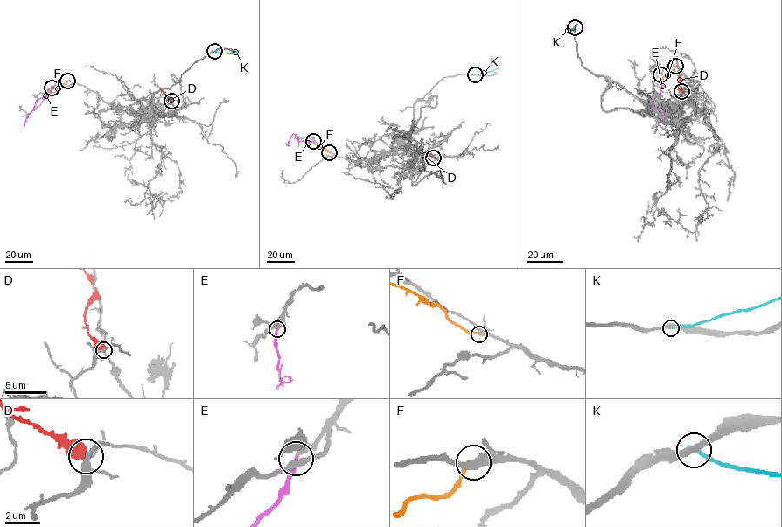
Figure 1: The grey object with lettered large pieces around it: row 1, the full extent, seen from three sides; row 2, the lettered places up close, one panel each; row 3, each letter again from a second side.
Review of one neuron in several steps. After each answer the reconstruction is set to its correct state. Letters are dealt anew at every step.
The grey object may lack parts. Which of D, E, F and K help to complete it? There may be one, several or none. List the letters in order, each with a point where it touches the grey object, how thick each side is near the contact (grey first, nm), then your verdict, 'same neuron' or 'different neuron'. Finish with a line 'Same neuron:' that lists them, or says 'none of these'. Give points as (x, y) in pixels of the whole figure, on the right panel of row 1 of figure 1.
D: (681, 91) | 190/400 nm | different neuron
E: (660, 74) | 280/240 nm | same neuron
F: (675, 66) | 360/260 nm | different neuron
K: (575, 27) | 360/200 nm | different neuron
Same neuron: E

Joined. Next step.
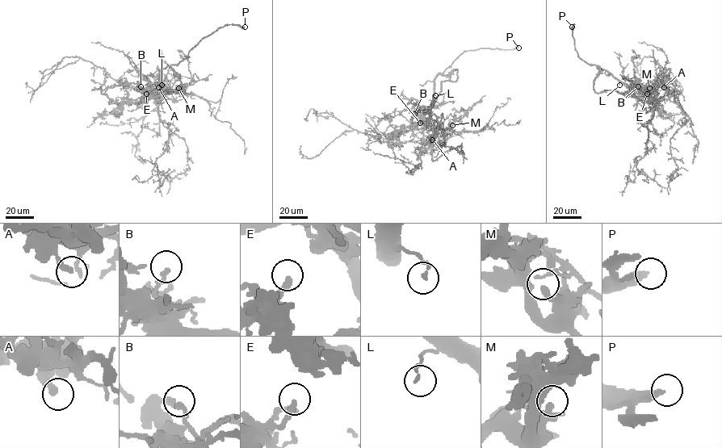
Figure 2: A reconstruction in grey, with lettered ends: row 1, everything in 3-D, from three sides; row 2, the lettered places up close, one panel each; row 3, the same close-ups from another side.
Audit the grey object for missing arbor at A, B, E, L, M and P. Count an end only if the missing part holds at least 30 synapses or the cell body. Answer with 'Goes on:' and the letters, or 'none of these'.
Goes on: P

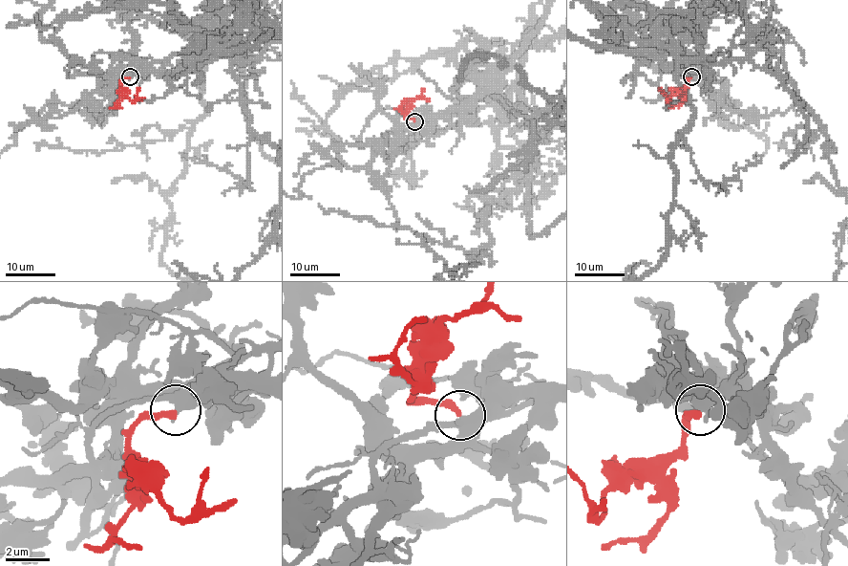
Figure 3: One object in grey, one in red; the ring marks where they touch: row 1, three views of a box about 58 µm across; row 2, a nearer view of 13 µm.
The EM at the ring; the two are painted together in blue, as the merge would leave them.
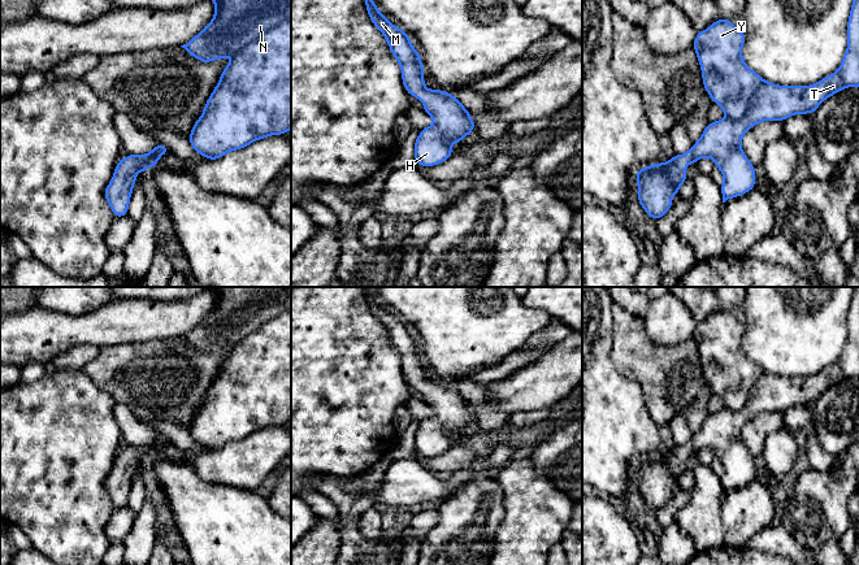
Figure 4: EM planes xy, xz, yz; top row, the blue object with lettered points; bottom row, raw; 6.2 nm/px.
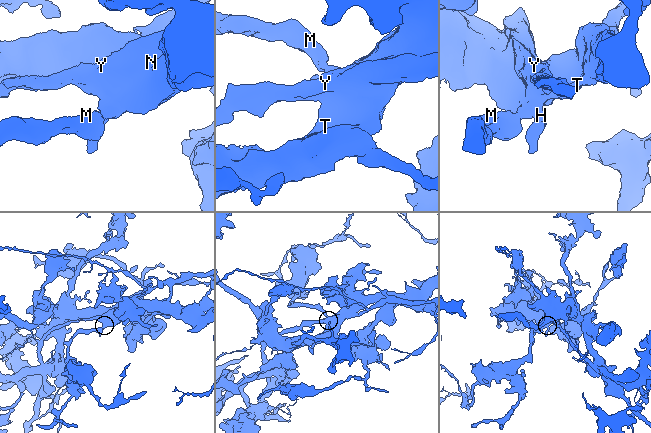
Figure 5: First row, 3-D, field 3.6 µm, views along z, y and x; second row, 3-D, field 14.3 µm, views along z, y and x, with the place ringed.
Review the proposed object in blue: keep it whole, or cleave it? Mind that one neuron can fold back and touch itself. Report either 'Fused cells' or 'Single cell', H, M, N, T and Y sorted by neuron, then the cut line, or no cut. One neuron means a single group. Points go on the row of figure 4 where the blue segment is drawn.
Single cell. Groups: H M N T Y. No split

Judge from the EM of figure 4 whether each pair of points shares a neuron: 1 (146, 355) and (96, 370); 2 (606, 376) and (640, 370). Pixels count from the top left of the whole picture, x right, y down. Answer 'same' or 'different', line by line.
1: same
2: different

